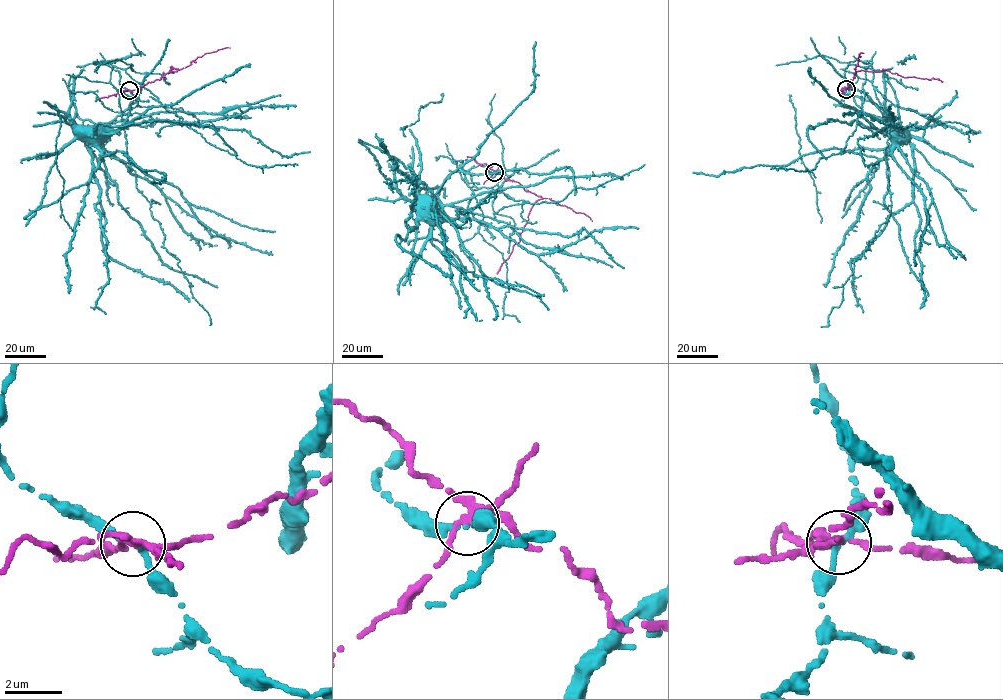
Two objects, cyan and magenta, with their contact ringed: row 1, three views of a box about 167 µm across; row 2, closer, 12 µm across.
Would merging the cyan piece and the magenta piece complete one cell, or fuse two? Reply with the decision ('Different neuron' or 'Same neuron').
Different neuron

